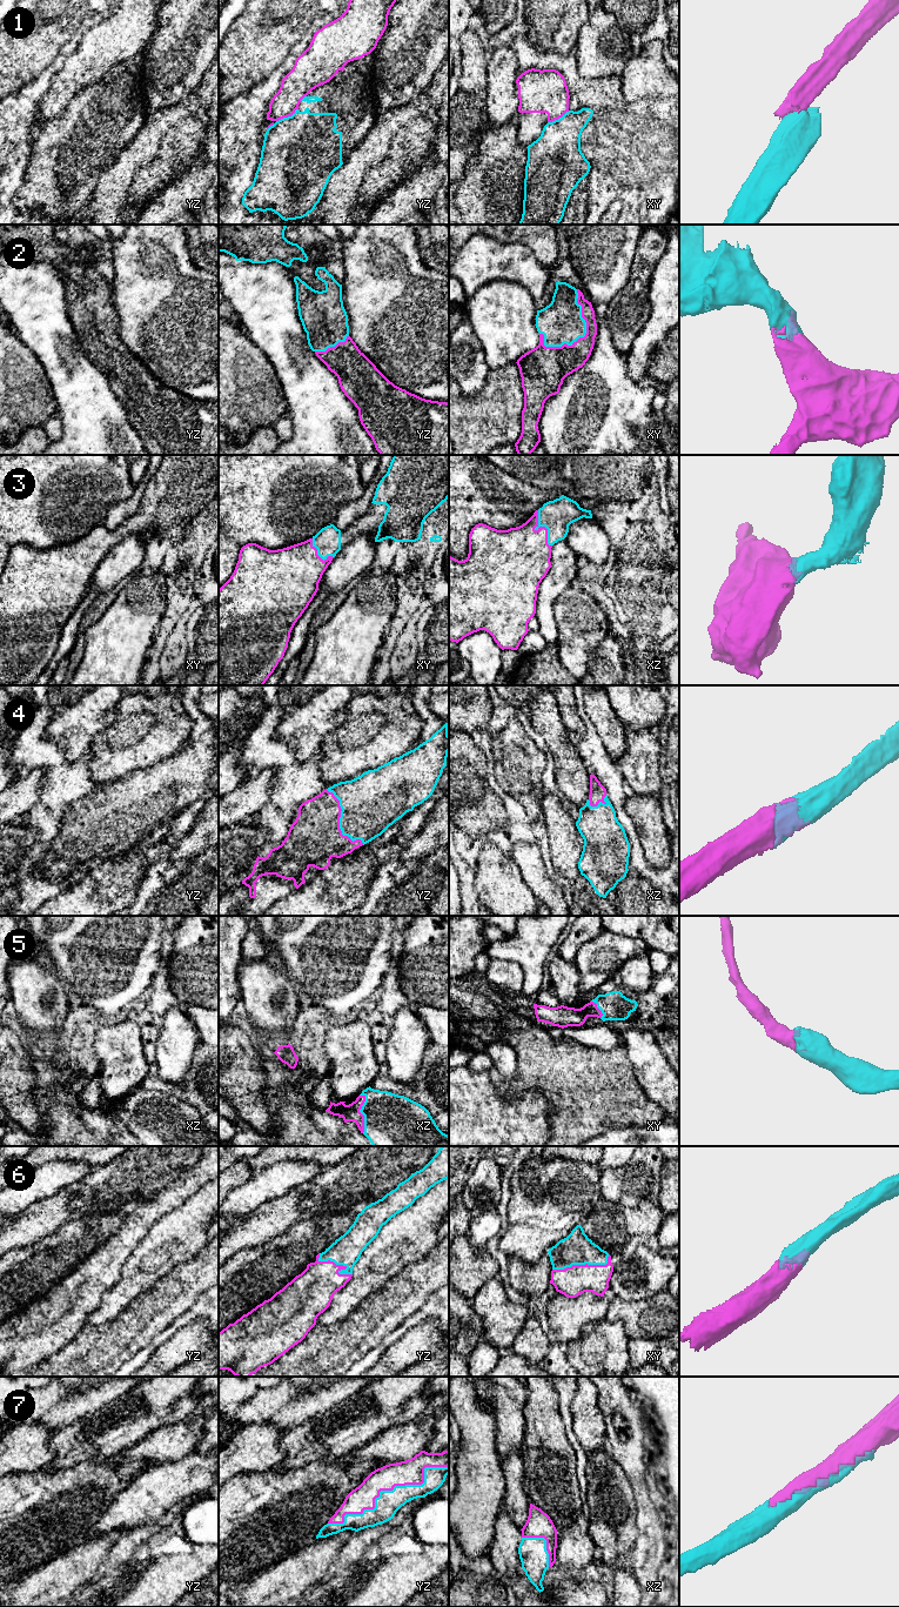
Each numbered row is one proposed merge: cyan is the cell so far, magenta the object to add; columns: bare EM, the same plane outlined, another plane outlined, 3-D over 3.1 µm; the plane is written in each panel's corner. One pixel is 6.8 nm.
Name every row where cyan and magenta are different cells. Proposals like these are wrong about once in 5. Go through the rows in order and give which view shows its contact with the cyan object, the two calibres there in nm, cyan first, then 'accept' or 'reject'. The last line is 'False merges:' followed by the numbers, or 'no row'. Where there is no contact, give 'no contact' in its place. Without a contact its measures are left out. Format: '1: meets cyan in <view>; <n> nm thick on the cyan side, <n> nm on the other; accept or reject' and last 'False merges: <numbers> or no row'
1: meets cyan in yz; 500 nm thick on the cyan side, 200 nm on the other; reject
2: meets cyan in xy; 300 nm thick on the cyan side, 200 nm on the other; accept
3: meets cyan in xz; 220 nm thick on the cyan side, 380 nm on the other; accept
4: meets cyan in yz; 400 nm thick on the cyan side, 360 nm on the other; accept
5: meets cyan in xz; 400 nm thick on the cyan side, 120 nm on the other; accept
6: meets cyan in xy; 220 nm thick on the cyan side, 200 nm on the other; accept
7: meets cyan in yz; 160 nm thick on the cyan side, 180 nm on the other; accept
False merges: 1

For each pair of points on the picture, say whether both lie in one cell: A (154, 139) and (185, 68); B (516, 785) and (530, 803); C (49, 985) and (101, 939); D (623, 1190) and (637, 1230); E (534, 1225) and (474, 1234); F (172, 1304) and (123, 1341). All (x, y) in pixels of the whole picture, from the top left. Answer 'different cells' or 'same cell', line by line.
A: different cells
B: same cell
C: different cells
D: different cells
E: different cells
F: same cell

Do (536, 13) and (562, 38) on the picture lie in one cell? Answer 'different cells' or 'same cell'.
same cell

